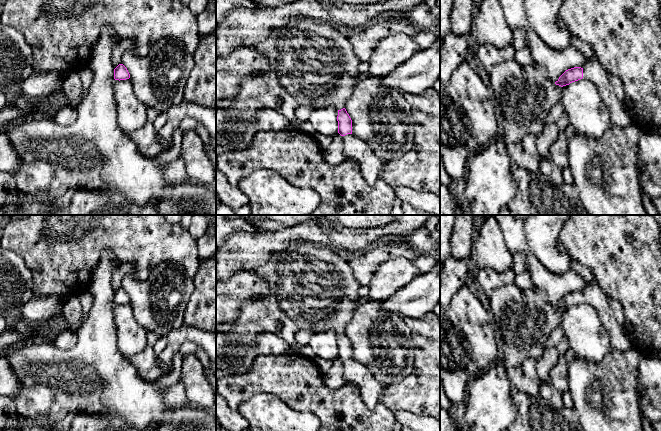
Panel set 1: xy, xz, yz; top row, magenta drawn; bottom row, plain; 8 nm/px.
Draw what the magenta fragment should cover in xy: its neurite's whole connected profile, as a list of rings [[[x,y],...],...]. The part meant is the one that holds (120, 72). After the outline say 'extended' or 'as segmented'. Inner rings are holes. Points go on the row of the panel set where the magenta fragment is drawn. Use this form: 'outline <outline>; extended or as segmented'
outline [[[119,64],[114,69],[114,79],[115,80],[126,80],[130,78],[130,74],[127,70],[127,68],[123,64]]]; as segmented

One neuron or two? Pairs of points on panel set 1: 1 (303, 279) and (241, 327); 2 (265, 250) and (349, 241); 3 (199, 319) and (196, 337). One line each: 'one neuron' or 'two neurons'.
1: one neuron
2: one neuron
3: two neurons

